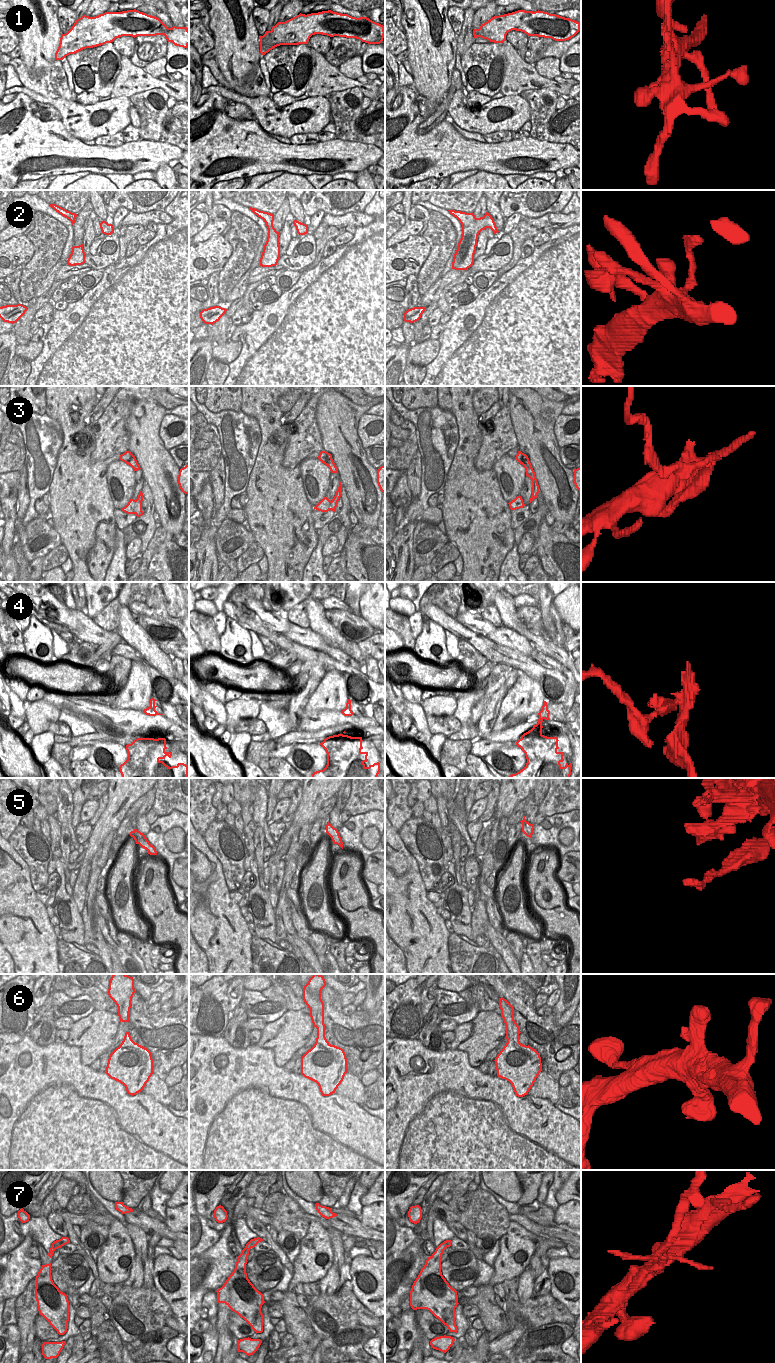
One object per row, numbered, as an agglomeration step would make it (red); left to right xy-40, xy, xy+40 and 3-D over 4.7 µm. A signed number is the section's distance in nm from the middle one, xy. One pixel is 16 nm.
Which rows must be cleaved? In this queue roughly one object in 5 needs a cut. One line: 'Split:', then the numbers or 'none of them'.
Split: 3, 4, 7

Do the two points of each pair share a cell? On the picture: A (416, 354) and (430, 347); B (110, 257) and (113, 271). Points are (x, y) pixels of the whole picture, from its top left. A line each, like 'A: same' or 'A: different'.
A: same
B: different

